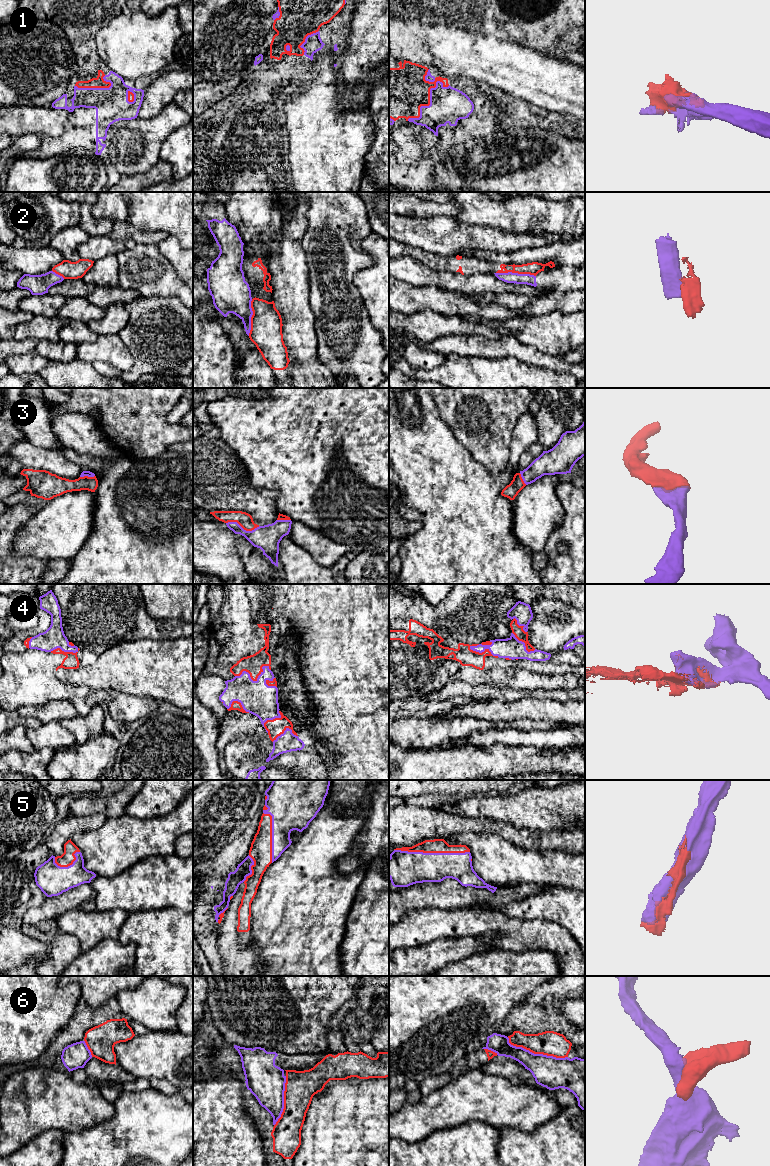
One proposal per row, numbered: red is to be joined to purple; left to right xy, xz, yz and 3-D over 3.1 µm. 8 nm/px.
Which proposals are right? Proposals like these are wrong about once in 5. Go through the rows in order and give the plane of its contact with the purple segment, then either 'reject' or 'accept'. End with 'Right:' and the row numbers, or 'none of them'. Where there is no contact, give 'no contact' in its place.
1: meets purple in yz; accept
2: meets purple in yz; reject
3: meets purple in xz; accept
4: meets purple in xz; reject
5: meets purple in yz; accept
6: meets purple in yz; reject
Right: 1, 3, 5

